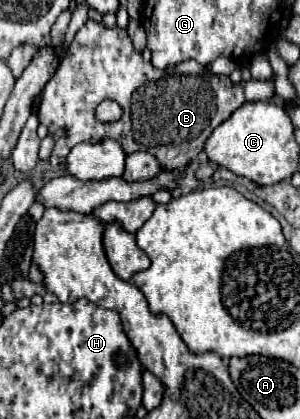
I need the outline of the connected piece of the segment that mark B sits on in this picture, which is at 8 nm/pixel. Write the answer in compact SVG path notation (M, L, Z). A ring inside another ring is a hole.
M88 20L74 36L70 52L40 94L40 124L44 124L50 134L62 126L68 130L68 136L56 140L50 164L64 164L70 150L80 142L114 138L128 154L144 150L154 154L162 168L178 170L184 168L194 154L198 156L212 130L246 102L244 82L232 84L228 76L216 76L210 68L196 64L196 60L186 60L178 64L178 68L170 68L168 86L146 86L158 80L164 82L164 78L164 70L156 70L150 62L144 62L126 30ZM102 100L116 100L122 106L124 114L118 122L102 124L94 118L94 108Z

